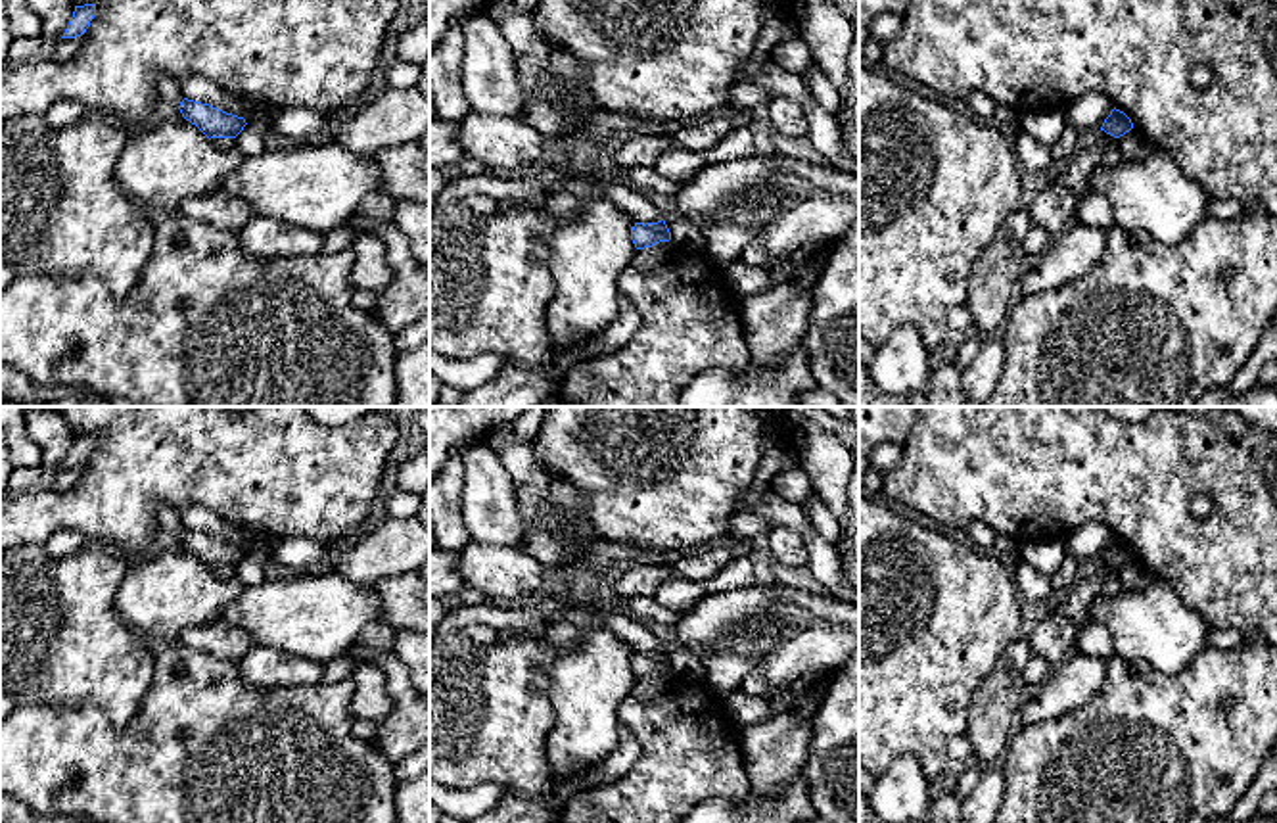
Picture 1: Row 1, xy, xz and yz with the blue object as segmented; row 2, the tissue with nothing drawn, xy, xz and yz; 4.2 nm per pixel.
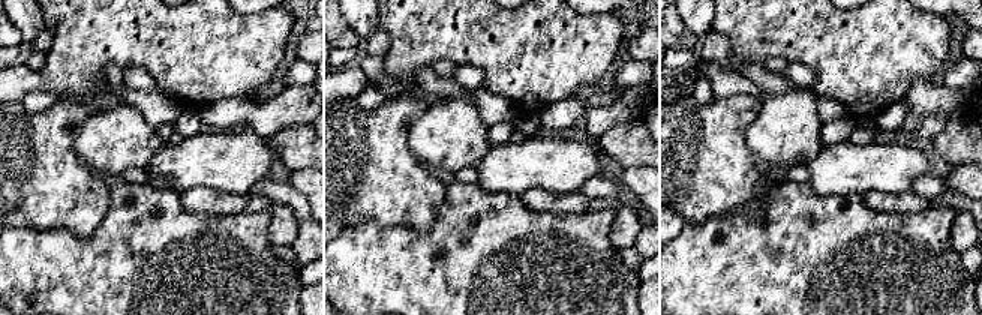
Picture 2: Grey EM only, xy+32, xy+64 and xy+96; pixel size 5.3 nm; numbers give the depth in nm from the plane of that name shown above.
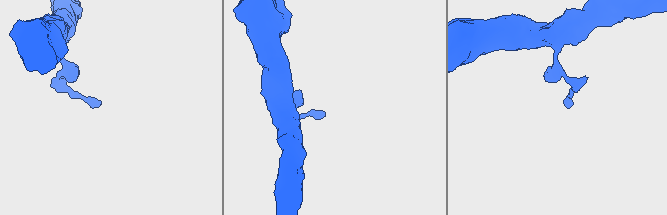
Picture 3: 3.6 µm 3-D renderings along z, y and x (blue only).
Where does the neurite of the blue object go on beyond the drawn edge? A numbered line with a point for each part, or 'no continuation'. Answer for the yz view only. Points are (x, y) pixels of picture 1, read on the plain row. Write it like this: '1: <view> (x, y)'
no continuation

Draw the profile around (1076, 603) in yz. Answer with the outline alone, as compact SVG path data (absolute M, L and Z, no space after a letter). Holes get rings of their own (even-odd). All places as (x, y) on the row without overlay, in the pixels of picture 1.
M1097 560L1093 566L1085 568L1074 587L1056 599L1056 608L1070 618L1089 620L1089 608L1095 600L1099 587L1114 579L1116 568L1104 560Z

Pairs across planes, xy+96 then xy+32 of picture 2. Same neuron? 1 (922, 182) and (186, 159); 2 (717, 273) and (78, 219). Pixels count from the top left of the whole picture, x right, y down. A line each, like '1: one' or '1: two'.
1: two
2: two

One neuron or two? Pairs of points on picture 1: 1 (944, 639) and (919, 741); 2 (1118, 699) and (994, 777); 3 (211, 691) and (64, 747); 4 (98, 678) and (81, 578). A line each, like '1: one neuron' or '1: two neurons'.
1: one neuron
2: two neurons
3: one neuron
4: one neuron

